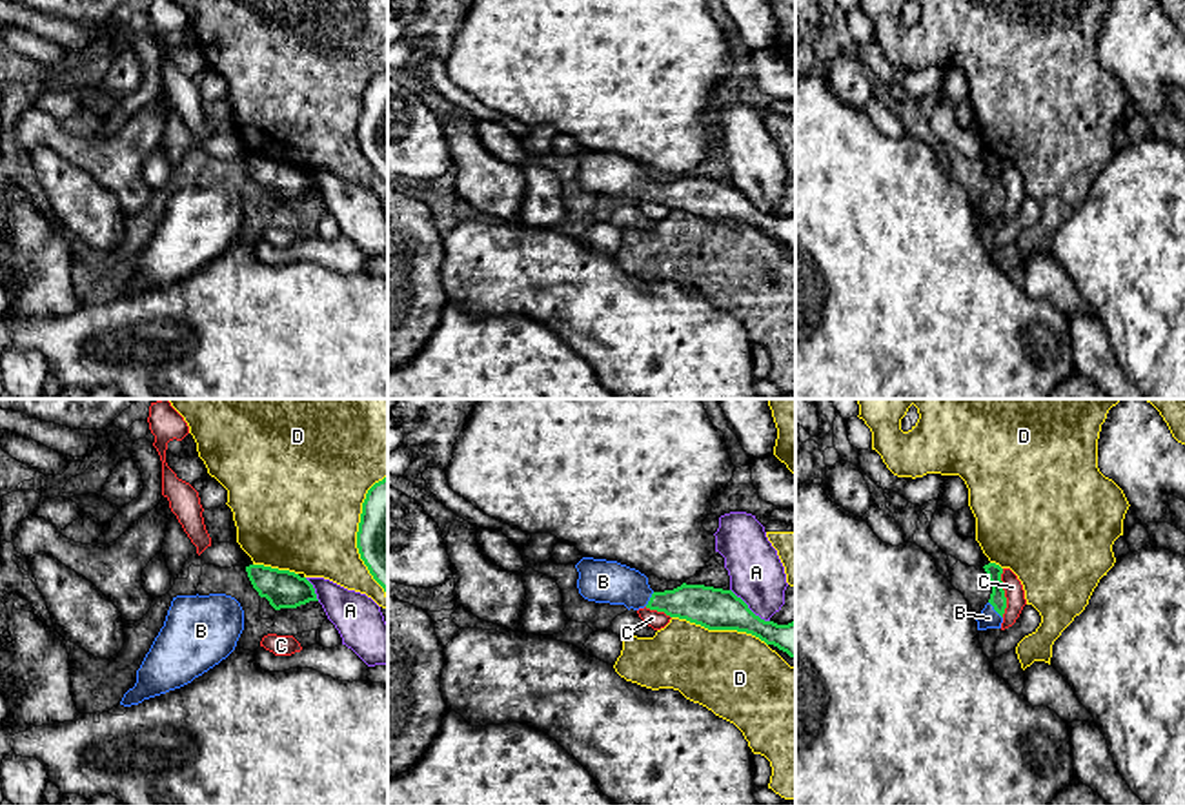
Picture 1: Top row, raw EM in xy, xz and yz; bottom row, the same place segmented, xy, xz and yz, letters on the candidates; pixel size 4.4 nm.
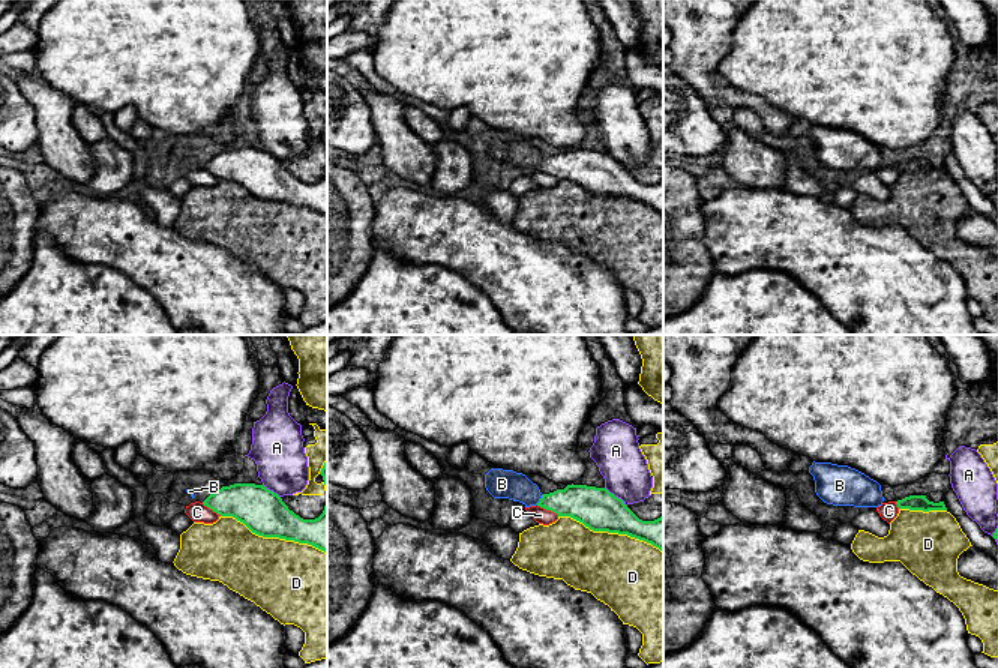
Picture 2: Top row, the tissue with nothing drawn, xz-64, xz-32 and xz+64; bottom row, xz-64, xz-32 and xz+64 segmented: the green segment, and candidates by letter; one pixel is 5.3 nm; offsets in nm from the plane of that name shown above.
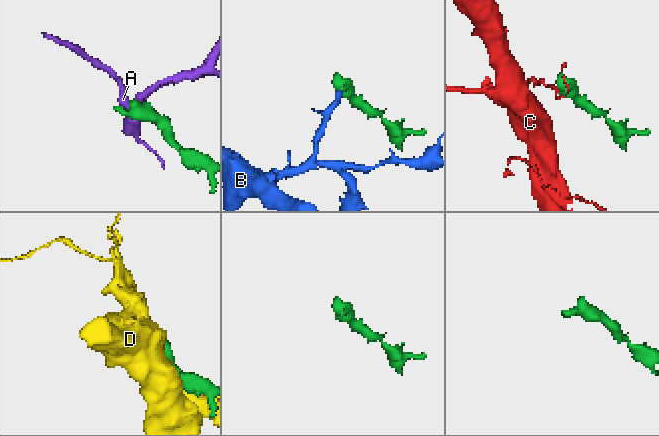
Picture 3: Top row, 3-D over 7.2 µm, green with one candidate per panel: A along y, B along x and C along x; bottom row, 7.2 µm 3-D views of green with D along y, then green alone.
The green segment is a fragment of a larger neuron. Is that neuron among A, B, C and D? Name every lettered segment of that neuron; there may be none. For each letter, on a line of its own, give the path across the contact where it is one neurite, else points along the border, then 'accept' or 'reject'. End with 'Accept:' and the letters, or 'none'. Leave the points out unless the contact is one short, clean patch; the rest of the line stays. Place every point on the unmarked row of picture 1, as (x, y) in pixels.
A: reject
B: runs through yz (998, 192), (994, 201), (989, 210); accept
C: reject
D: reject
Accept: B

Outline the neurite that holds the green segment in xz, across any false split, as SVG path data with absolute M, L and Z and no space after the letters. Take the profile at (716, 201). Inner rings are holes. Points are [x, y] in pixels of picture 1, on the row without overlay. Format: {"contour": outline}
{"contour": "M582 149L575 160L579 186L588 193L624 197L628 202L646 199L708 222L746 224L795 251L795 213L765 213L732 182L683 175L674 182L653 184L639 162L593 149Z"}

